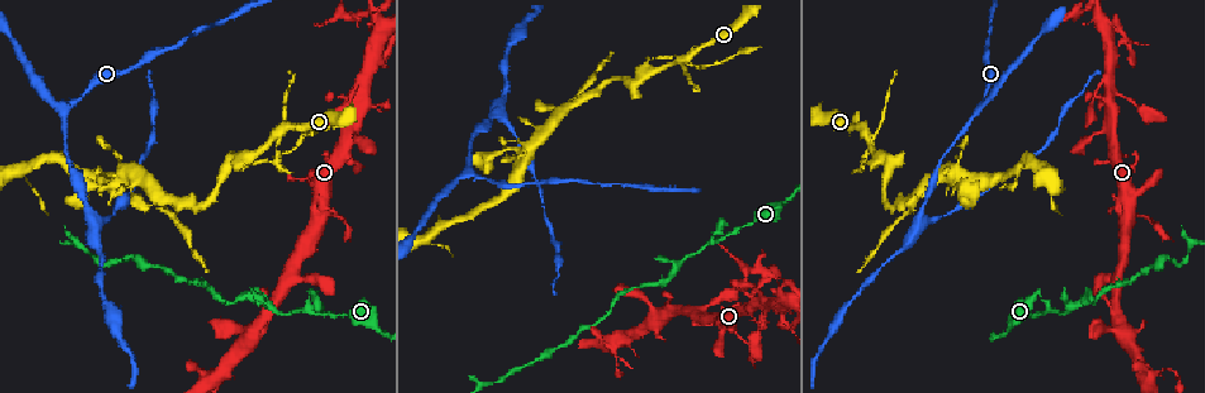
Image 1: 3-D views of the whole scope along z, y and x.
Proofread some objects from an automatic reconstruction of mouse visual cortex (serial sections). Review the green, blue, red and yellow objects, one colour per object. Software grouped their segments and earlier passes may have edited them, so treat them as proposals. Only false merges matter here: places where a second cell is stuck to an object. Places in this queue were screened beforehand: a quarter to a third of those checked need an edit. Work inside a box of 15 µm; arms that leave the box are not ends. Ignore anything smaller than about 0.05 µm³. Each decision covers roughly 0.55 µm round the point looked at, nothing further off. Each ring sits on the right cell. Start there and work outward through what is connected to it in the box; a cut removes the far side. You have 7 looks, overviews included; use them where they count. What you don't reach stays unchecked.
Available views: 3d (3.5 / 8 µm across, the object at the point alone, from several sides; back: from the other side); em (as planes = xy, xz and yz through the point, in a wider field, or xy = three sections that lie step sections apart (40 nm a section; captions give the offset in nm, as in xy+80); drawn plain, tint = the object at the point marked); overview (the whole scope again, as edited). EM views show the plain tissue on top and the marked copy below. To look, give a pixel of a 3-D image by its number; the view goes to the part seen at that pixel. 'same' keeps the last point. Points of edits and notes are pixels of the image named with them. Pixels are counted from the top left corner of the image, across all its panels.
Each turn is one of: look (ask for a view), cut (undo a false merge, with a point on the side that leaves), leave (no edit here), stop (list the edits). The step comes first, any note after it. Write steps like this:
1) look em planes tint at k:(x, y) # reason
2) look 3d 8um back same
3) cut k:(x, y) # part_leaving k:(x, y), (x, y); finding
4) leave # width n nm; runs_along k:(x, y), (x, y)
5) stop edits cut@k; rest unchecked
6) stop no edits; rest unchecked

look 3d 3.5um at 1:(1113, 153) # small branch off a trunk

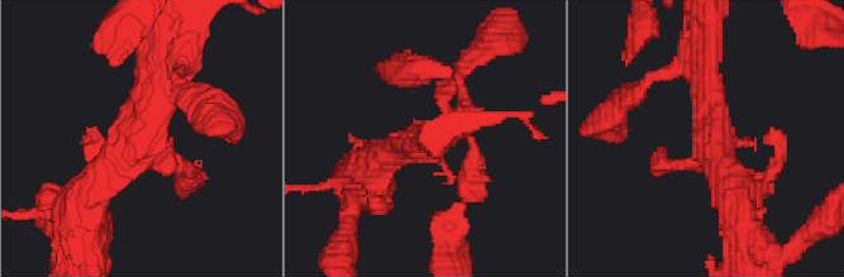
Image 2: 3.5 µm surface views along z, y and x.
look em xy step 1 tint at 2:(143, 136)

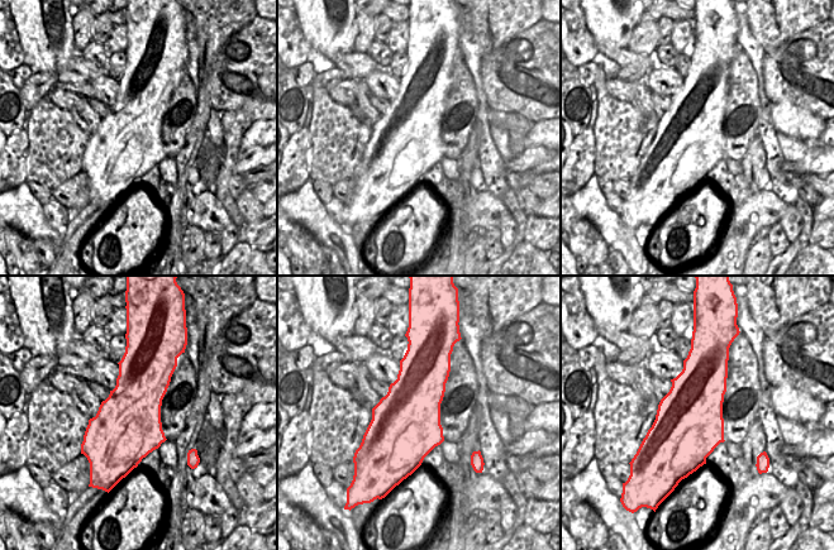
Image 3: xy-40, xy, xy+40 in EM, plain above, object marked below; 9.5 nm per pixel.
leave # runs_along 2:(86, 194), (141, 135), (165, 58); continuous, no second cell

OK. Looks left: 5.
look 3d 3.5um at 1:(720, 238)

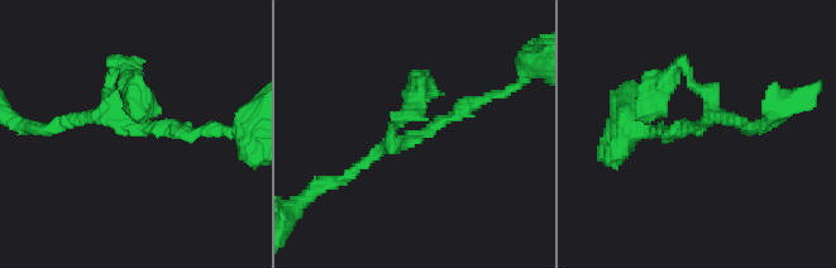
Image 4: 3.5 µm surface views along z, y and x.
look em xy step 1 tint at 4:(141, 128)

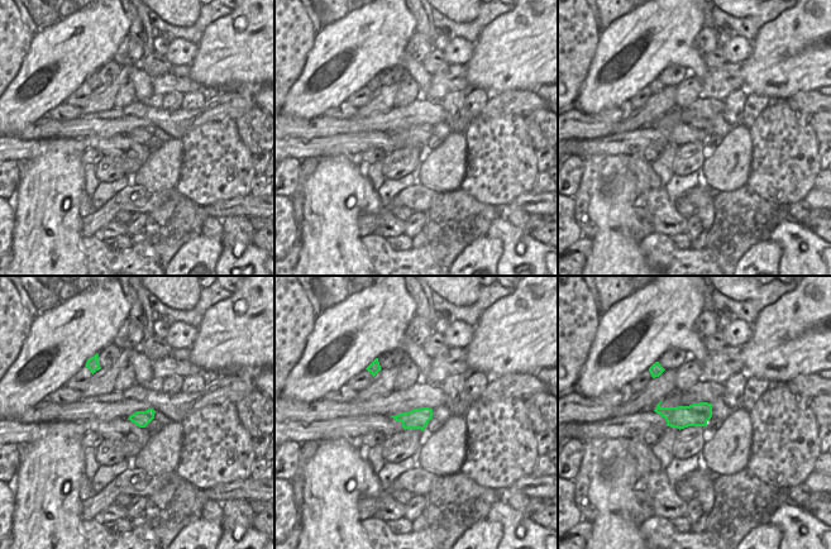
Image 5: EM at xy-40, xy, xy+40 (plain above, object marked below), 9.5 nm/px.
look em xy step 5 tint same # cut it another way

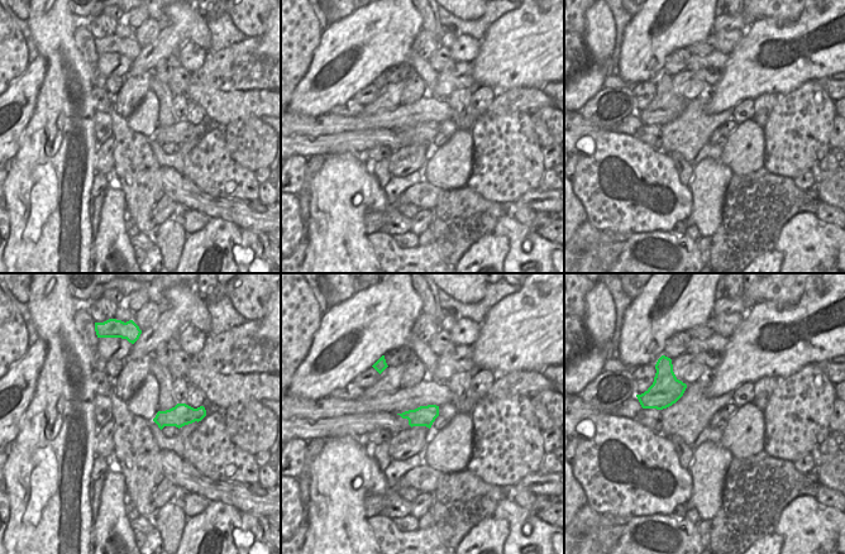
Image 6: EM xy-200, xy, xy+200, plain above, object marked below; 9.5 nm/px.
leave # width 190 nm; runs_along 4:(496, 94), (387, 146), (352, 175); one cell here

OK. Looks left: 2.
look 3d 3.5um back at 1:(1109, 90) # abrupt turn

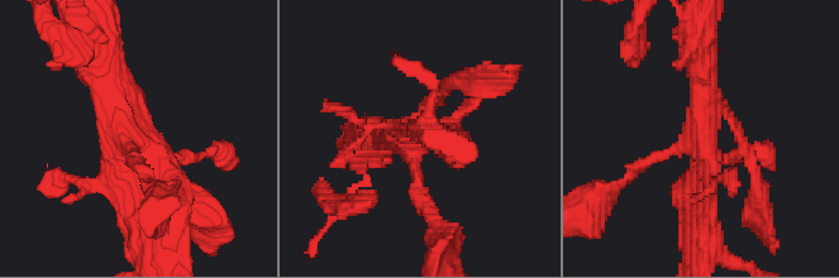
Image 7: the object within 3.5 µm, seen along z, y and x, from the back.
look em xy step 2 tint at 7:(133, 139)

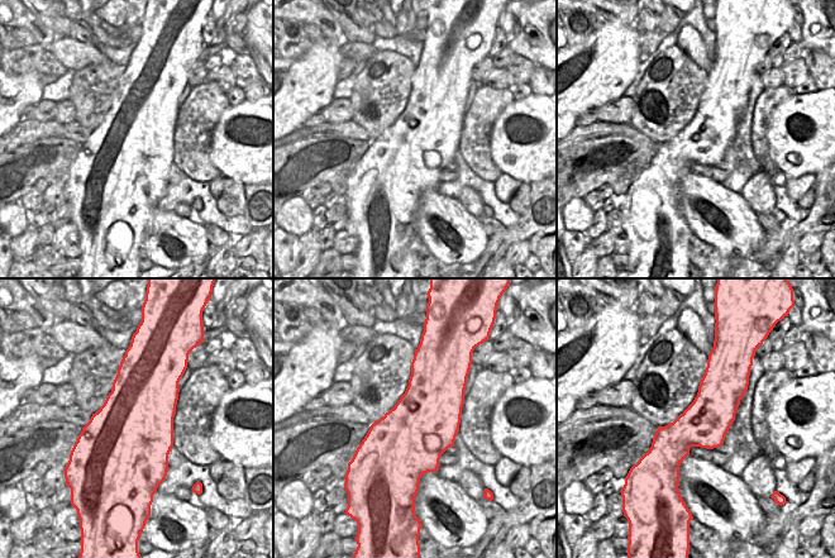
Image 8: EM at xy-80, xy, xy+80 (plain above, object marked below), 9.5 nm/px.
leave # runs_along 7:(165, 209), (165, 169), (99, 61); all the same cell

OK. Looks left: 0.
stop no edits; rest unchecked

